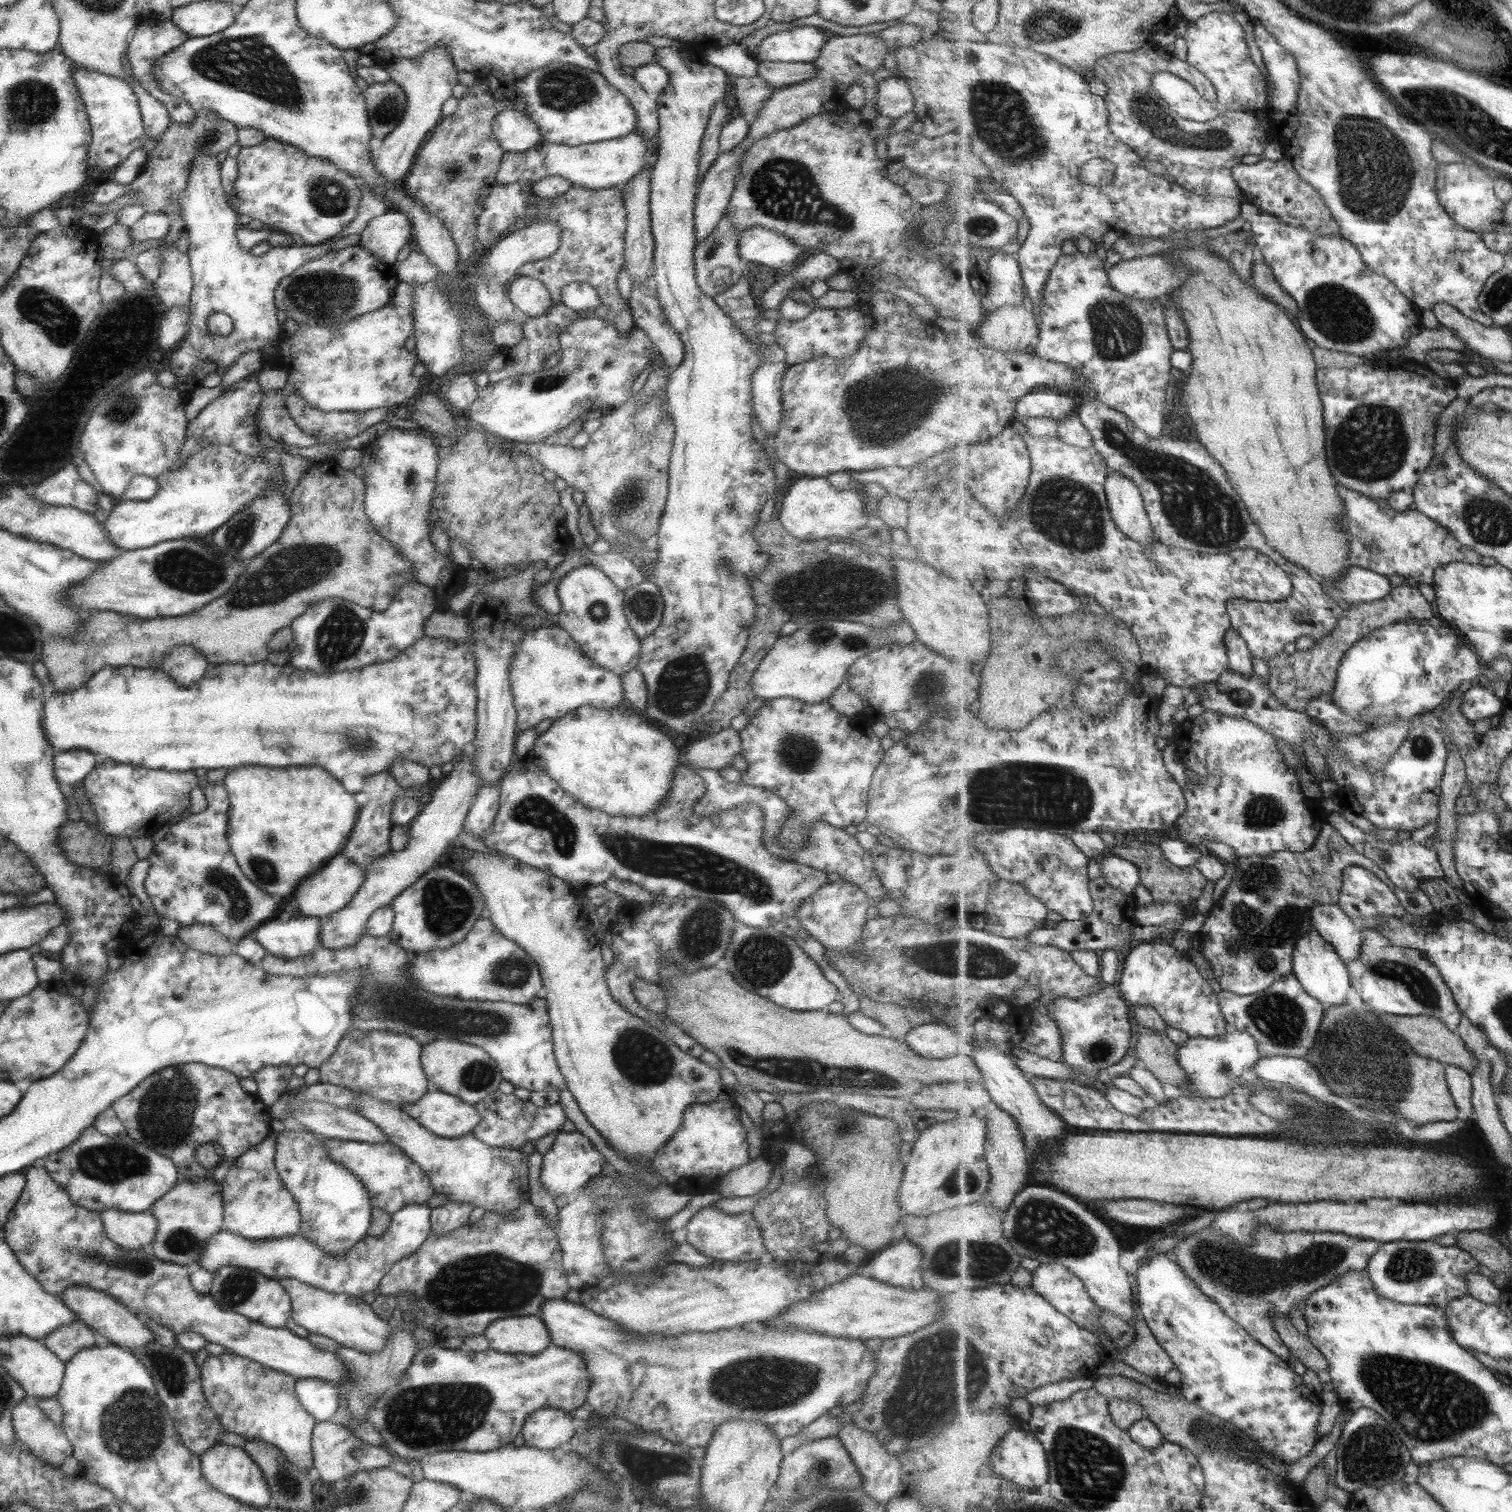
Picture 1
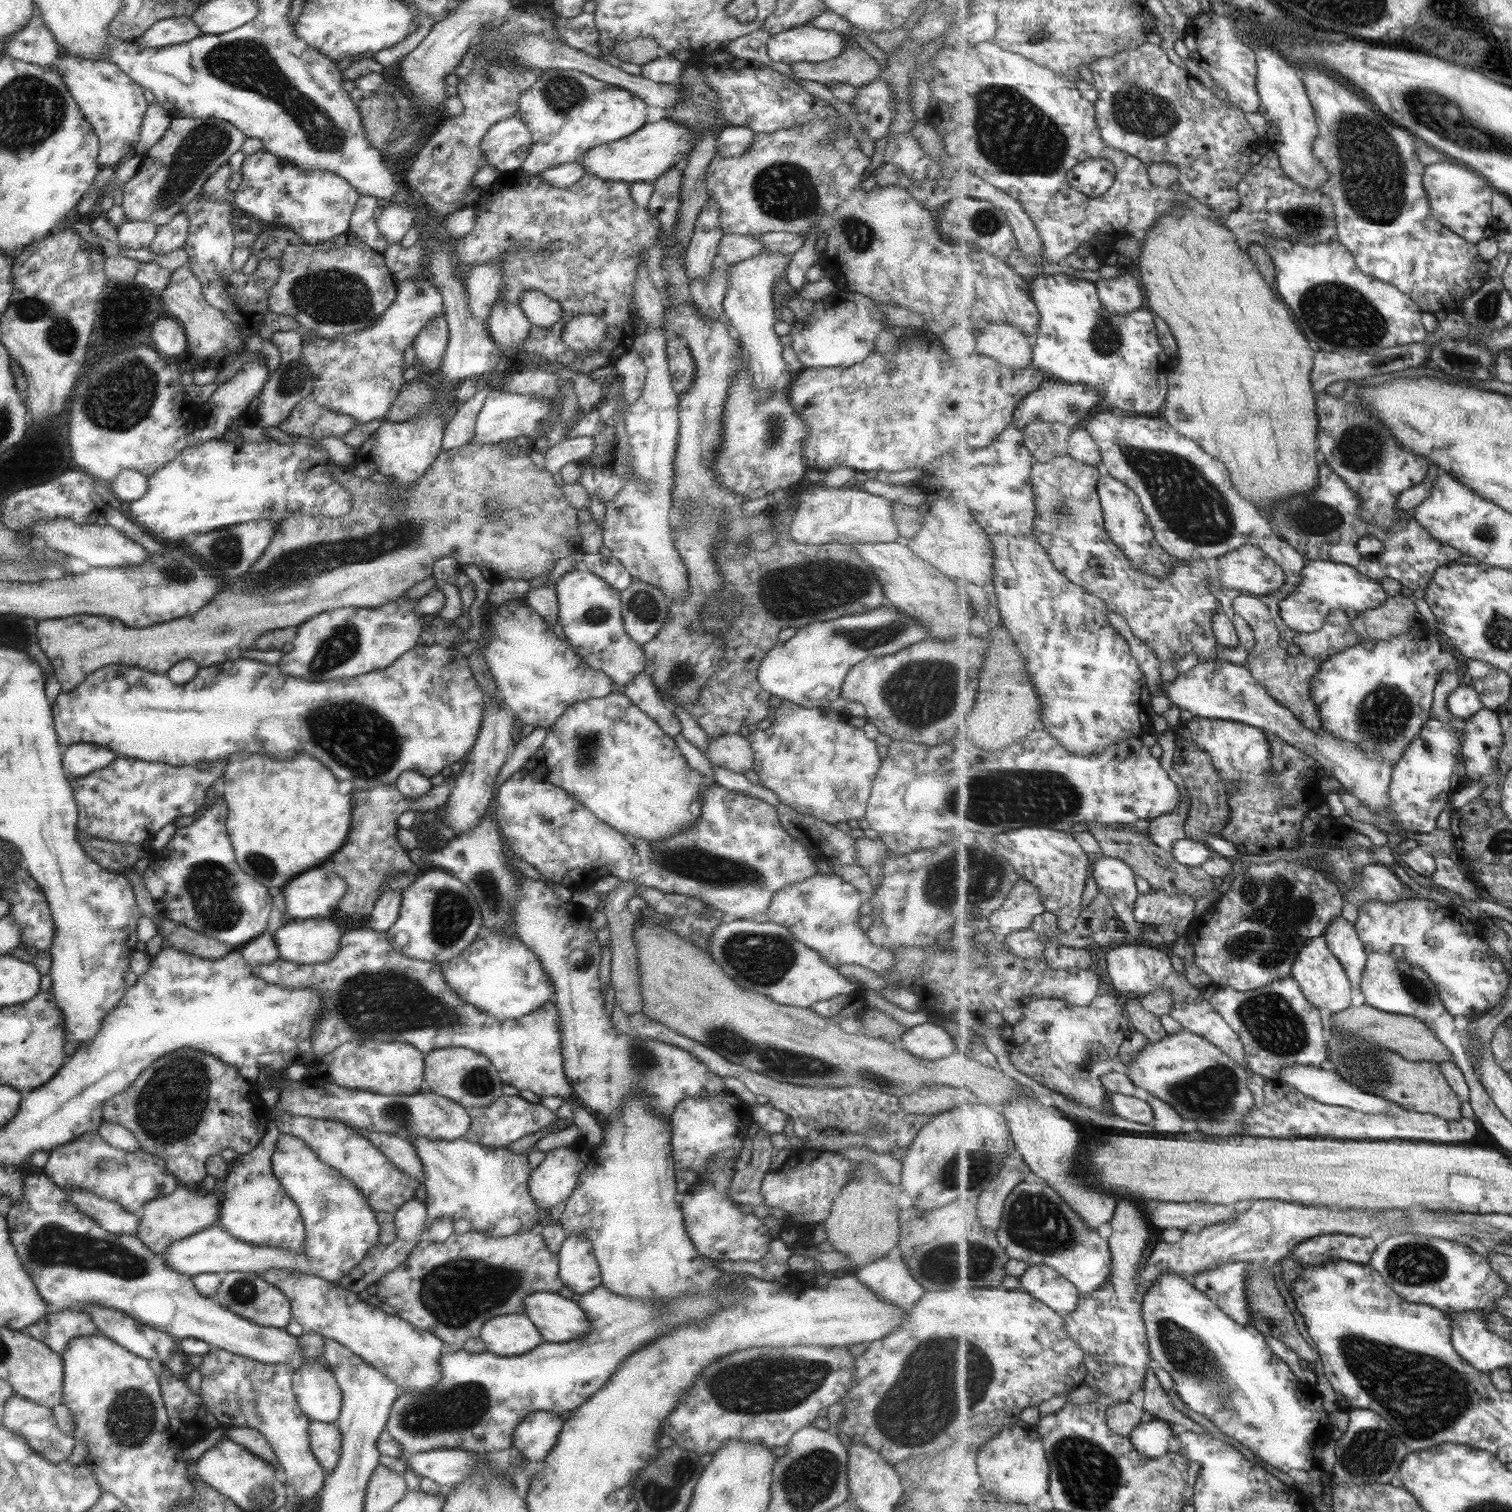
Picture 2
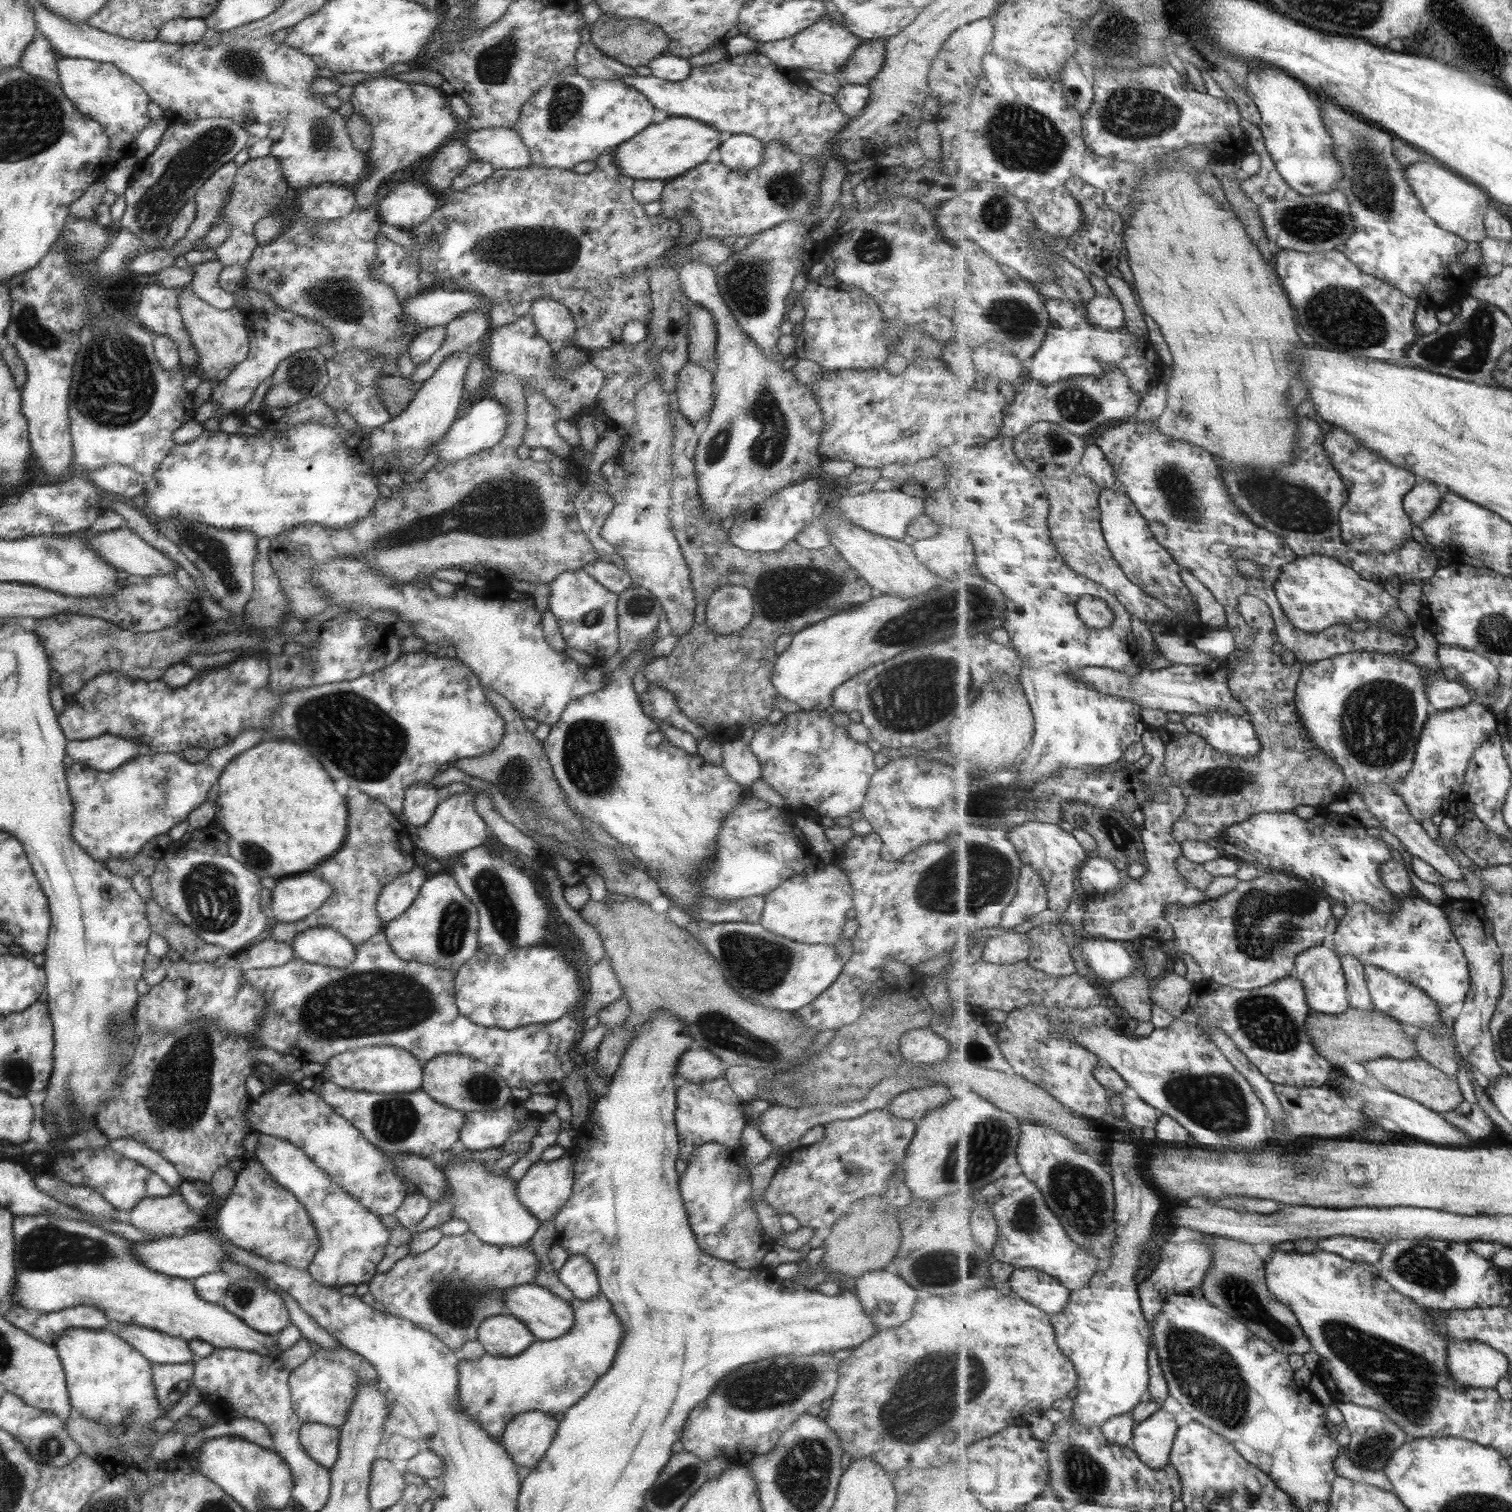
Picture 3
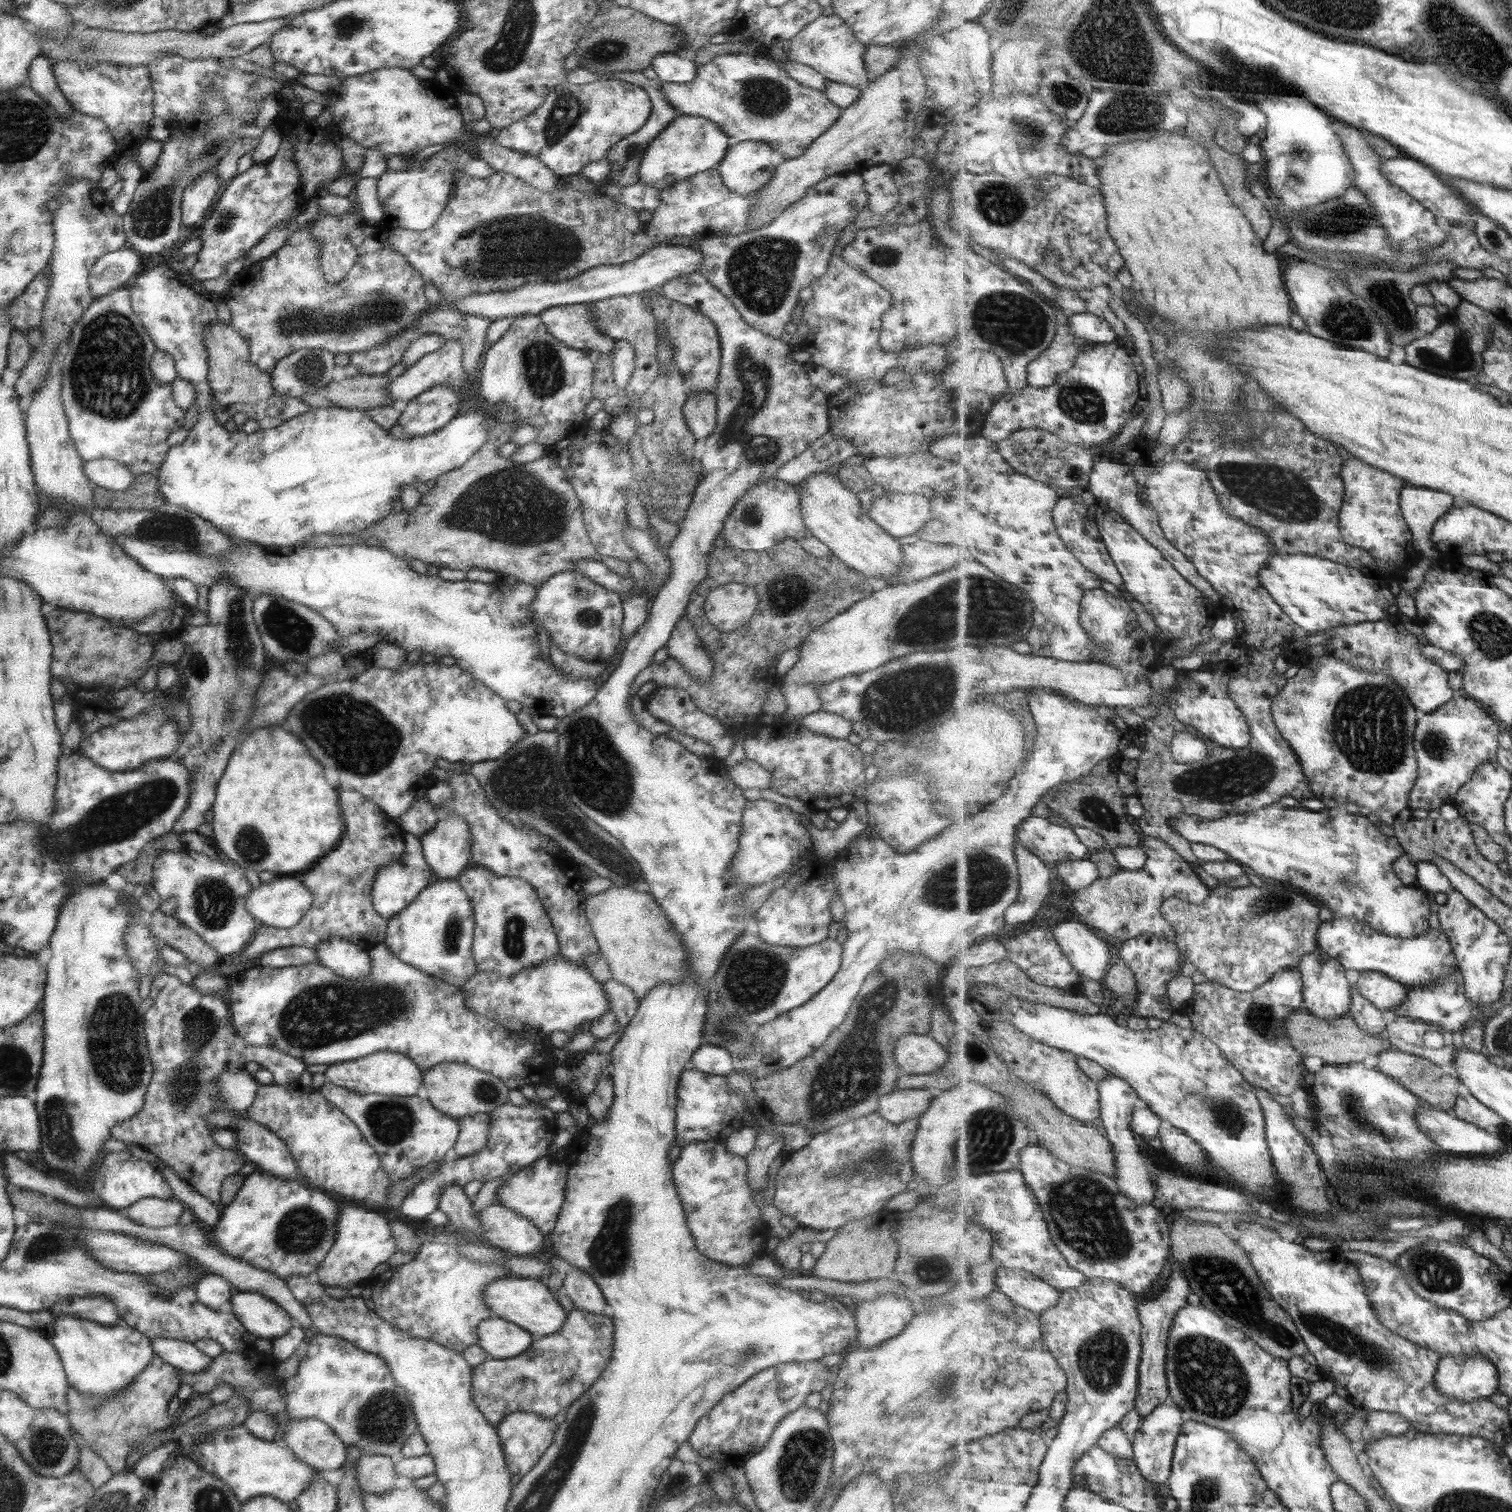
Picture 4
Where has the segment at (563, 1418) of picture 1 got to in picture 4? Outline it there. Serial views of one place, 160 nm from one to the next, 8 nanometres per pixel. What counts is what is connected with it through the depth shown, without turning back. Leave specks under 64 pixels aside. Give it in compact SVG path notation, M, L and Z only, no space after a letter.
M529 1412L506 1414L495 1426L511 1475L525 1474L551 1444L556 1424Z

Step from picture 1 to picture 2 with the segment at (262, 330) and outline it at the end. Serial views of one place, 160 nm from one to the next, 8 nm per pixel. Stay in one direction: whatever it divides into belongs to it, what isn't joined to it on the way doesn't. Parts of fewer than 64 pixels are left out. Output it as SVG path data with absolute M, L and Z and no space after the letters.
M196 195L182 210L189 222L187 239L182 249L187 253L187 267L198 278L203 300L208 305L227 315L238 328L240 339L244 342L250 336L257 334L263 322L266 307L266 292L273 286L279 274L278 258L268 258L259 262L250 278L245 278L242 272L234 272L231 268L230 254L234 249L233 221L228 200L208 200Z

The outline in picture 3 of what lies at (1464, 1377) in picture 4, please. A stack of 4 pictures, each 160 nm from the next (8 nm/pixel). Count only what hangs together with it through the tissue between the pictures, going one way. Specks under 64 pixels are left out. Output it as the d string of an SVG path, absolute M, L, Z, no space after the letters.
M1477 1340L1449 1345L1447 1364L1452 1377L1468 1388L1496 1388L1510 1372L1506 1354Z

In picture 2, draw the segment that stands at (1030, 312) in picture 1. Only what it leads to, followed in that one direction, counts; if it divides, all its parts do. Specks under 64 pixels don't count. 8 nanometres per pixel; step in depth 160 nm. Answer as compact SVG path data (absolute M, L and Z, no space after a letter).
M996 322L978 334L976 352L998 360L1015 371L1032 363L1034 341L1006 322Z

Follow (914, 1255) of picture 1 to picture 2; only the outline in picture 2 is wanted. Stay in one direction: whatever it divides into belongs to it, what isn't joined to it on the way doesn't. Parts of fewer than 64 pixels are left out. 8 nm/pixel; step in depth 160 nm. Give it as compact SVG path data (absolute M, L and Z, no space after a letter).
M883 1256L856 1270L853 1275L861 1284L881 1300L895 1304L900 1312L910 1311L925 1291L913 1280L900 1256L895 1259Z

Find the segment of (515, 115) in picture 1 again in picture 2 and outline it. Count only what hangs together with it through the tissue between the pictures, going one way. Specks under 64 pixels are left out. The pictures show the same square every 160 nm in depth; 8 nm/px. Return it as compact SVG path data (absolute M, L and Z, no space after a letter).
M514 116L491 126L478 145L487 165L500 174L520 168L530 150L531 139L527 127Z

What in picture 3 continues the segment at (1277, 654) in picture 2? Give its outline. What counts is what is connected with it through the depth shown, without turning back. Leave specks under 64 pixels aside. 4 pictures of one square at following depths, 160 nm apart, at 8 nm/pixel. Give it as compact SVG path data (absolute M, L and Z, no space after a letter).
M1247 595L1238 600L1238 610L1255 630L1255 645L1249 650L1235 649L1225 659L1231 669L1229 686L1235 699L1249 711L1262 747L1256 756L1239 758L1214 749L1182 722L1168 720L1157 729L1165 743L1166 773L1188 800L1185 812L1171 831L1179 843L1186 839L1214 843L1226 828L1245 822L1254 814L1293 813L1301 804L1327 806L1336 800L1337 792L1341 792L1346 781L1342 768L1314 745L1300 722L1295 700L1303 666L1297 661L1285 664L1282 656L1273 652L1278 638L1271 608L1262 599Z

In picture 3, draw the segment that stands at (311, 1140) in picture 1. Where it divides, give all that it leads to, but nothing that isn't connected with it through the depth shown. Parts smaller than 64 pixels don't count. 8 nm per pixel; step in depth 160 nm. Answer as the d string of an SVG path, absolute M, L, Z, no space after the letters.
M260 1134L253 1156L276 1184L303 1205L314 1224L319 1246L306 1268L308 1275L320 1285L334 1288L368 1282L377 1263L384 1258L389 1238L389 1231L380 1217L365 1210L351 1195L339 1189L299 1147L290 1142Z

